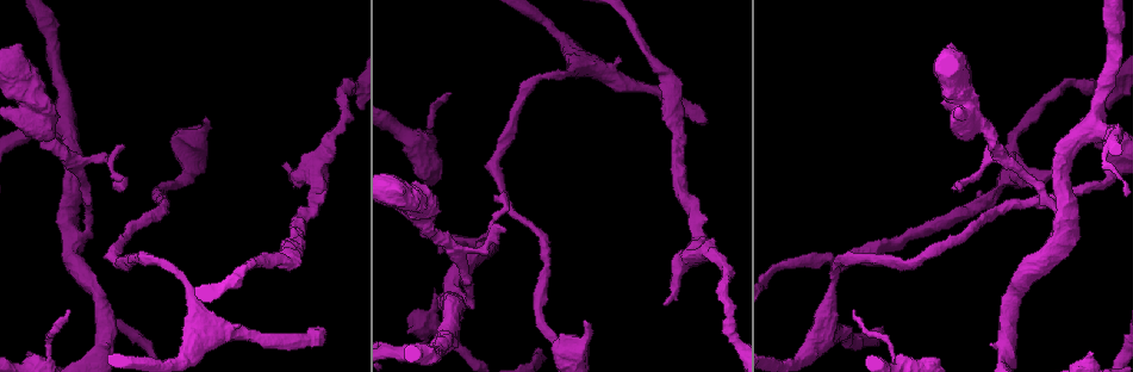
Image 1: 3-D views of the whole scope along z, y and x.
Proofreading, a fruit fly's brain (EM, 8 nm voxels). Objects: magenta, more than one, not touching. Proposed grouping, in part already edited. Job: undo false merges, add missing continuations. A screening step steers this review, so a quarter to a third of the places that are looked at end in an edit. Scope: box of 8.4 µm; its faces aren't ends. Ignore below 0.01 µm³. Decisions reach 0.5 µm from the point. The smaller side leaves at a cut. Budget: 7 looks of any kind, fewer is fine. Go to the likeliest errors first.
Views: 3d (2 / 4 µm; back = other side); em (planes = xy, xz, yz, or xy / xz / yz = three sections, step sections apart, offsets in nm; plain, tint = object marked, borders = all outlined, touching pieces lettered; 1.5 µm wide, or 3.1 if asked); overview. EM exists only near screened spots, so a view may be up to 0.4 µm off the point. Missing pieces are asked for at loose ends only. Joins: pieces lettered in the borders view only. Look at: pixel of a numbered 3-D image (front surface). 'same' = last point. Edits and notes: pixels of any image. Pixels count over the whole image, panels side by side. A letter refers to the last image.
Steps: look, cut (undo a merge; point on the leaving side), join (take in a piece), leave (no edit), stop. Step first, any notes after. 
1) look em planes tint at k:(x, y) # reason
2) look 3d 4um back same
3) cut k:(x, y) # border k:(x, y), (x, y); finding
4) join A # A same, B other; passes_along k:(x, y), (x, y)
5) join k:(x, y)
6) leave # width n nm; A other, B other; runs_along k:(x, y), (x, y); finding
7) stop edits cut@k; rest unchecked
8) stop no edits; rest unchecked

look em yz step 8 borders at 1:(883, 325) # end of a long branch

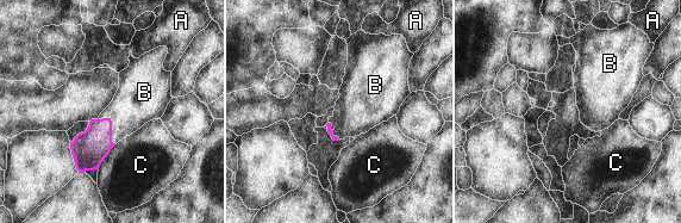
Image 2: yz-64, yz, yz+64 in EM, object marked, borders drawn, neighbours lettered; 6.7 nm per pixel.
look em planes borders same # another direction

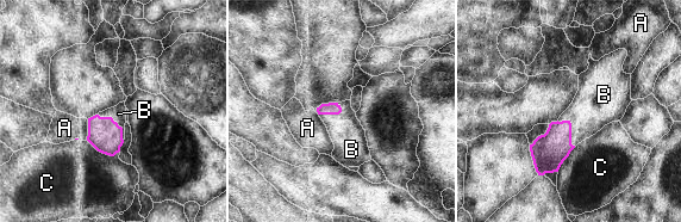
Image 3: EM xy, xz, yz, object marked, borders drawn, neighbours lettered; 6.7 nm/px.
join B # longest_contact B 260 nm; A other, B same, C other; it goes on there

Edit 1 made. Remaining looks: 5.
look em planes borders at 1:(493, 194) # tapers out

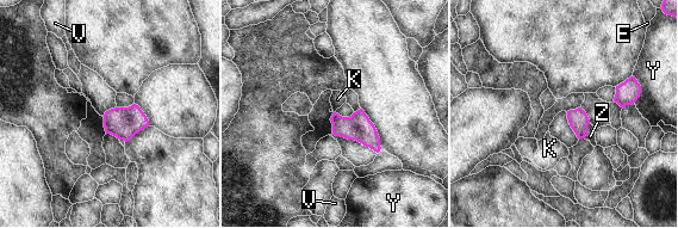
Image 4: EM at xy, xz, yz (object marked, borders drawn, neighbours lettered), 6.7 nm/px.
join Z # E other, K other, V other, Y other, Z same; passes_along 4:(578, 119), (586, 130), (590, 136); the neuron continues

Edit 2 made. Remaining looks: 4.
look overview # see it whole again

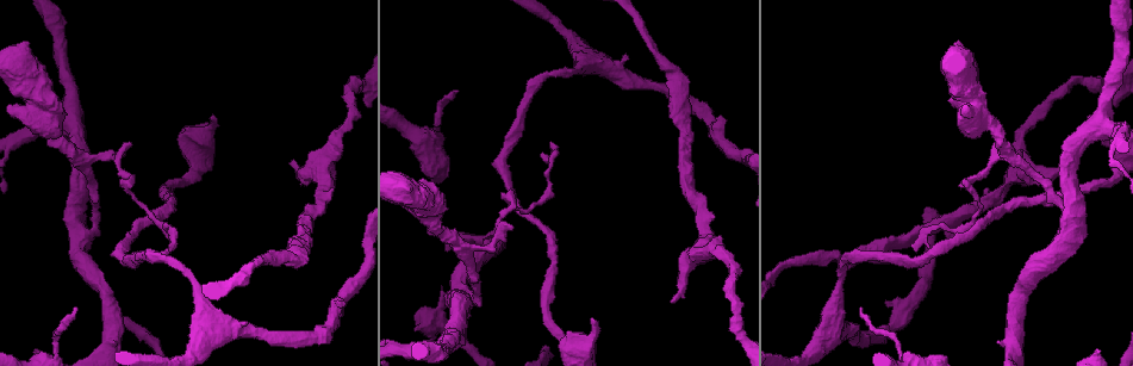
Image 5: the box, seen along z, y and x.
look 3d 4um back at 5:(1052, 173) # sudden change in width

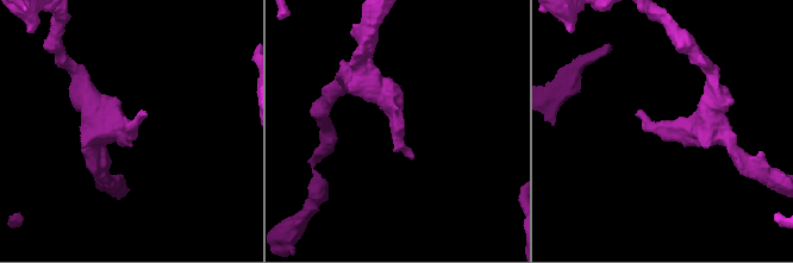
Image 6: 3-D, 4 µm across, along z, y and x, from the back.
look em planes borders at 6:(398, 124) # shape alone is not enough

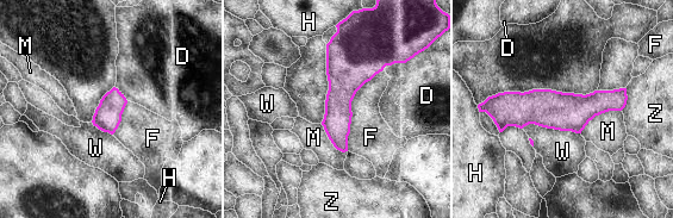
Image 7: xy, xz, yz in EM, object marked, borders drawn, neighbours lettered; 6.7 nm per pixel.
leave # D other, F other, H other, M other, W other, Z other; border 7:(382, 69), (351, 101), (347, 150); continuous, no second neuron

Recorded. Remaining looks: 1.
stop edits join@3, join@4; rest unchecked

